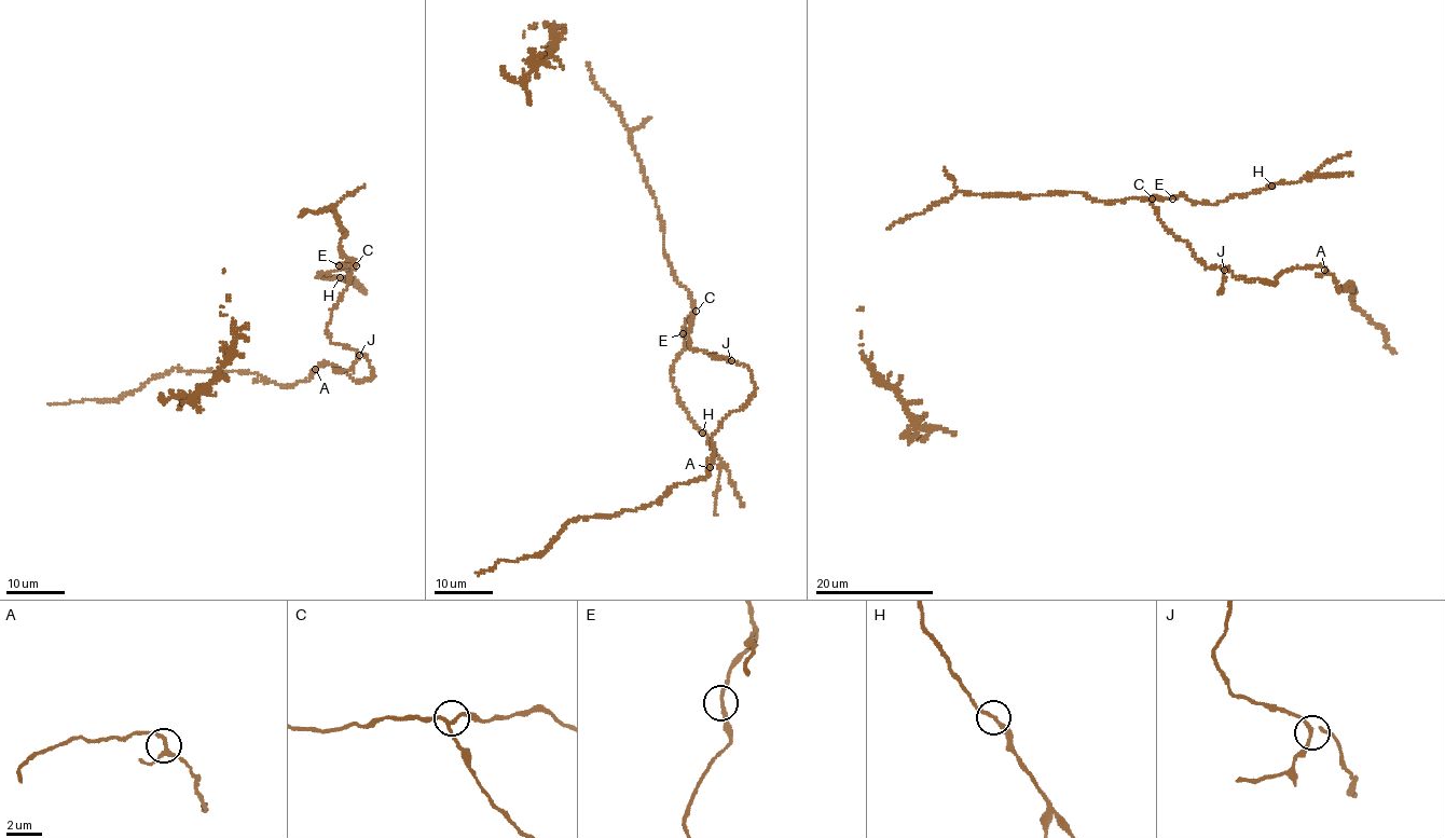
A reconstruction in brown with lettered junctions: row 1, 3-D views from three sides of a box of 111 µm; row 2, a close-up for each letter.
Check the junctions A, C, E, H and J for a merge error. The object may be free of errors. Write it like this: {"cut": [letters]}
{"cut": ["J"]}

